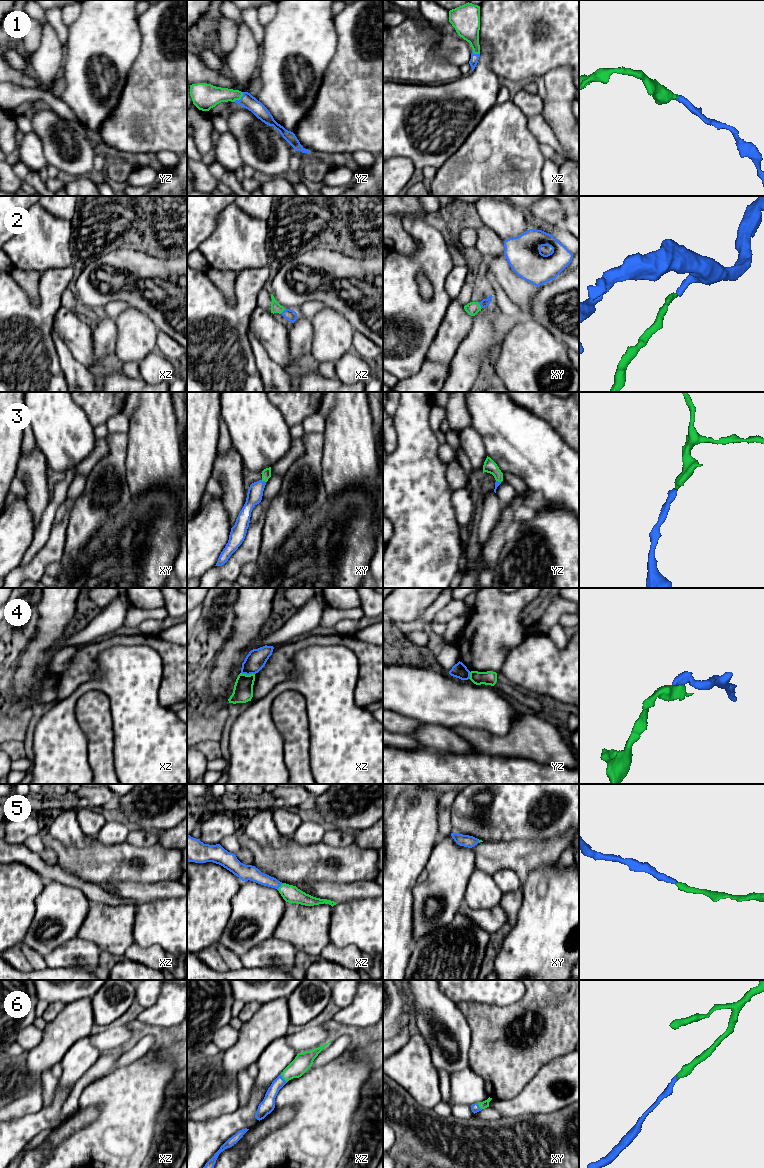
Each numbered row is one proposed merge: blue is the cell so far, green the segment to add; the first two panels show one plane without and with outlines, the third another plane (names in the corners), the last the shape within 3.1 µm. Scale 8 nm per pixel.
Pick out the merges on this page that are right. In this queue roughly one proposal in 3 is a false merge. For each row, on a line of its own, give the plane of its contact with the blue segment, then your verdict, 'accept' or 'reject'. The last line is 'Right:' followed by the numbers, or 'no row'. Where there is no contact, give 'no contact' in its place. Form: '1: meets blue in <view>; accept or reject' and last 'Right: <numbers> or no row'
1: meets blue in yz; accept
2: meets blue in xy; accept
3: meets blue in xy; accept
4: meets blue in xz; reject
5: meets blue in xz; accept
6: meets blue in xz; accept
Right: 1, 2, 3, 5, 6

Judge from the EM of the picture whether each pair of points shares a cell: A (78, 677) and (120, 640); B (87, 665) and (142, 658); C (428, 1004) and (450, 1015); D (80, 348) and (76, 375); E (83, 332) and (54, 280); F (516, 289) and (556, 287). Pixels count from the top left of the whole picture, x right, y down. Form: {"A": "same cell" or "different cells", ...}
{"A": "same cell", "B": "different cells", "C": "same cell", "D": "different cells", "E": "different cells", "F": "different cells"}

